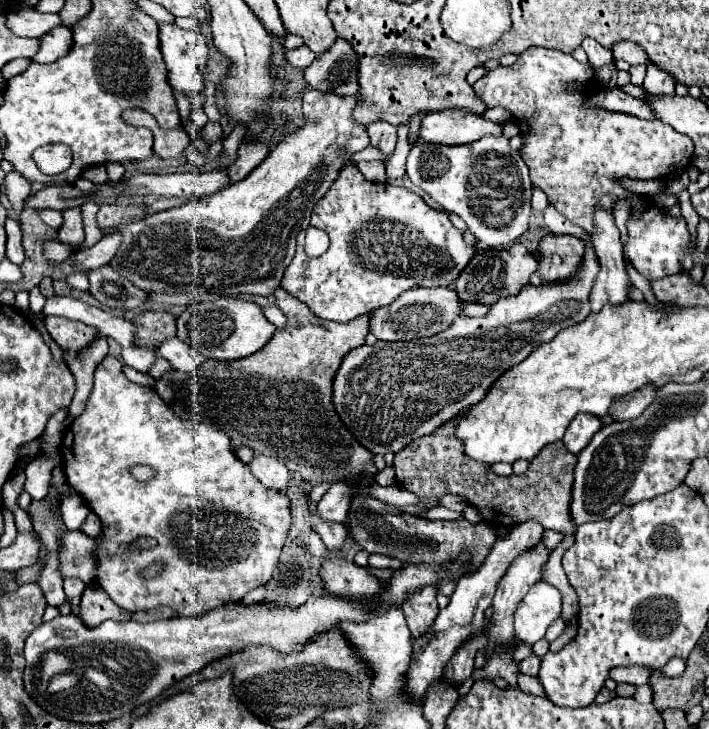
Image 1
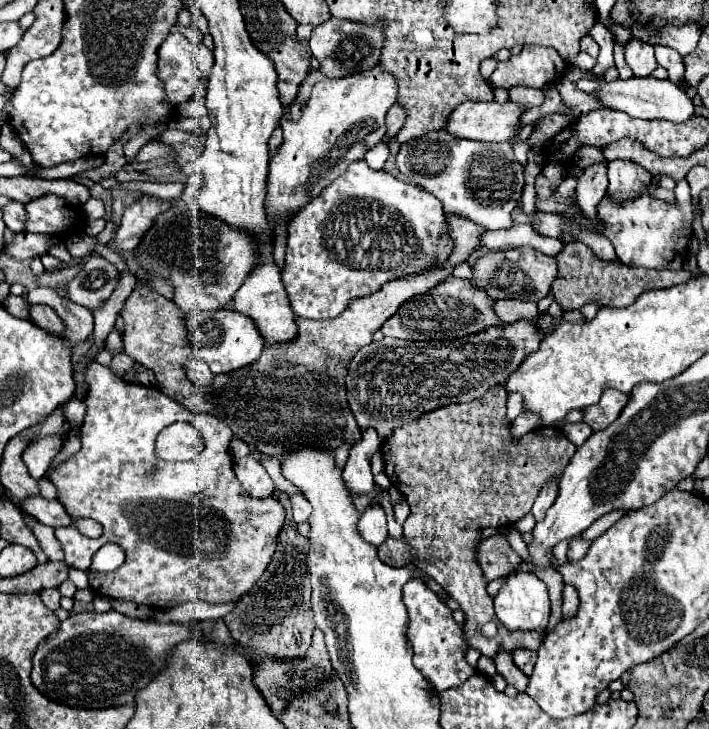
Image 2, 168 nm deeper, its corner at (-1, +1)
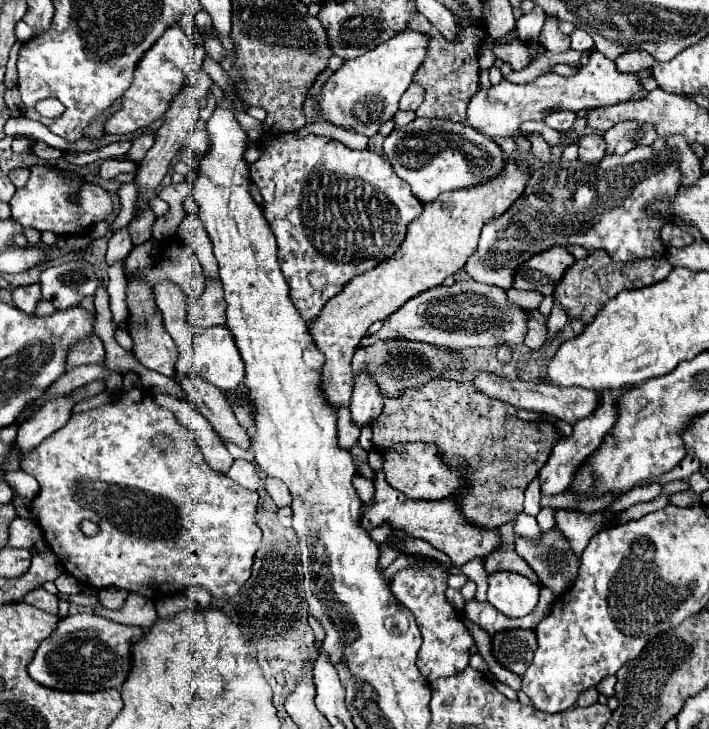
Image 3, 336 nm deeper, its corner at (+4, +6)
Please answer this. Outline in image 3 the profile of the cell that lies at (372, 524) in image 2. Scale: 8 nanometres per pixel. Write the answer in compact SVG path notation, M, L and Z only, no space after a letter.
M356 474L354 476L354 488L356 488L356 492L358 492L358 496L360 496L360 500L364 504L372 502L372 496L374 496L374 484L372 484L372 480L364 478L362 474Z

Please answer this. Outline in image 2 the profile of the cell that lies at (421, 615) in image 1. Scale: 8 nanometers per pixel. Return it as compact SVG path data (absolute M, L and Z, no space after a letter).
M411 579L403 587L403 603L409 613L407 639L413 645L413 663L423 673L423 677L437 689L445 691L451 687L459 687L477 671L465 661L465 639L461 625L457 625L451 617L451 609L445 607L439 597L419 579Z

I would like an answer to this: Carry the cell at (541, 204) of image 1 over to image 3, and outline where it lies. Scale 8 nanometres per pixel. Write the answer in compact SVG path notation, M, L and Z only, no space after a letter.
M592 50L590 62L582 66L574 76L558 76L556 72L546 72L526 84L512 84L502 80L488 90L478 90L468 104L466 122L490 138L510 138L512 134L520 136L518 126L524 120L544 120L548 114L560 110L578 112L582 108L614 106L618 102L628 102L638 90L642 90L642 86L636 74L620 74L612 60L608 60L598 50Z

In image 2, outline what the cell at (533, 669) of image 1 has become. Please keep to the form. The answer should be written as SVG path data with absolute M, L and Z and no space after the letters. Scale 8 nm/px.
M517 649L511 653L515 665L525 673L525 675L531 675L533 667L535 667L535 661L537 661L537 651L529 651L529 649Z

